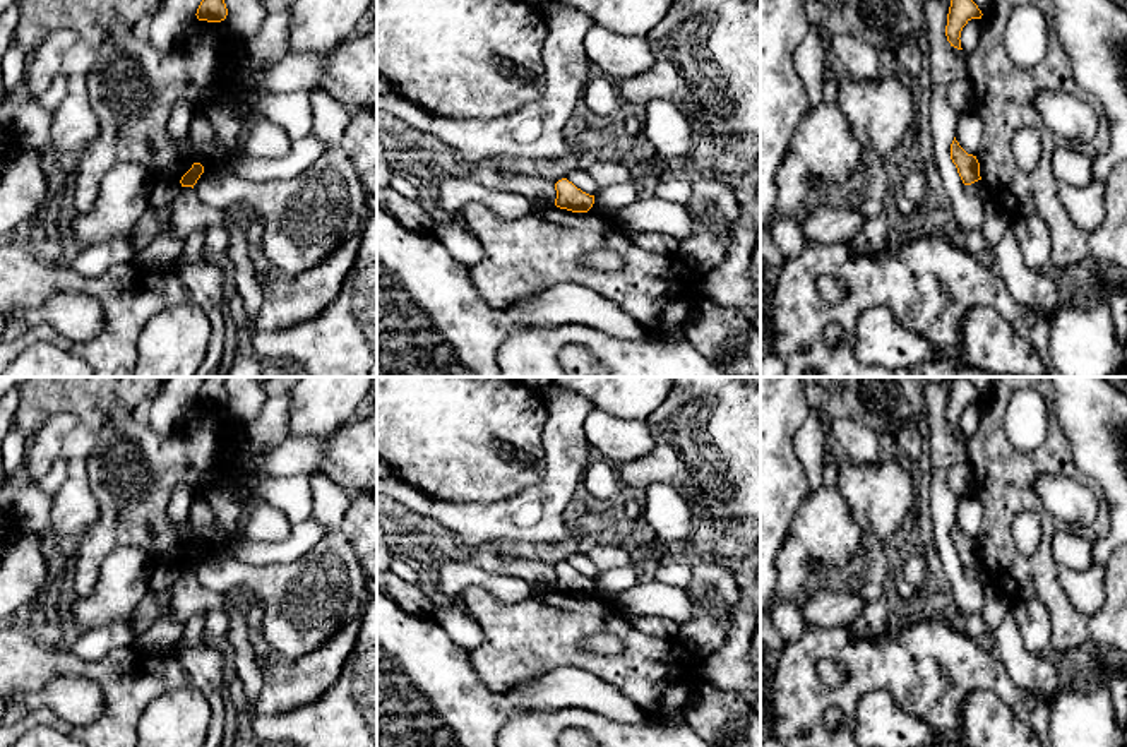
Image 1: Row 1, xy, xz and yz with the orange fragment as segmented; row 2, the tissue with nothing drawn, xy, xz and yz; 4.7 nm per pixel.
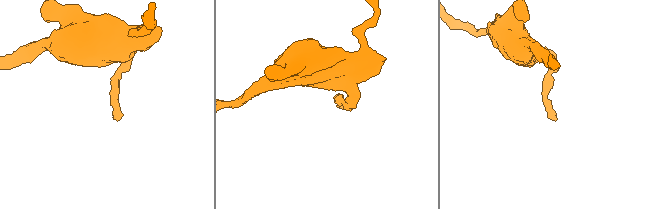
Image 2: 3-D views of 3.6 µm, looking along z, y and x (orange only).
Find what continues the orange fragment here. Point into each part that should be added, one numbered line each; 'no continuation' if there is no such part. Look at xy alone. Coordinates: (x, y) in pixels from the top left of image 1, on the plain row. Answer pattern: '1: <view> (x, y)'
no continuation

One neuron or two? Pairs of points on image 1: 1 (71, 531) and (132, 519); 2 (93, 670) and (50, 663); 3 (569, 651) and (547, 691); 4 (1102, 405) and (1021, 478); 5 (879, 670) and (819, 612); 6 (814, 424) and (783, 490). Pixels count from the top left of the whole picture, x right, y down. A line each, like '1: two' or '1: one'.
1: two
2: one
3: two
4: two
5: two
6: two

